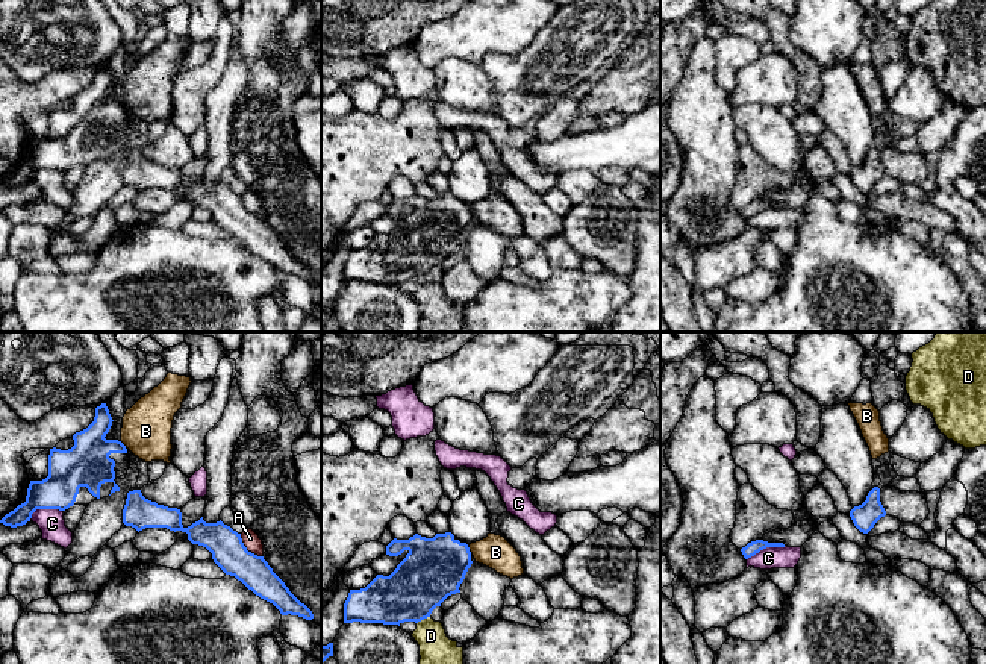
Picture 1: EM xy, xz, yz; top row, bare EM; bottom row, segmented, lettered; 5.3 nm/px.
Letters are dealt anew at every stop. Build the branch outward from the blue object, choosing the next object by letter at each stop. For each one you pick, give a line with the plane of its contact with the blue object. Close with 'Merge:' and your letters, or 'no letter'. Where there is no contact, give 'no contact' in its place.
Merge: no letter

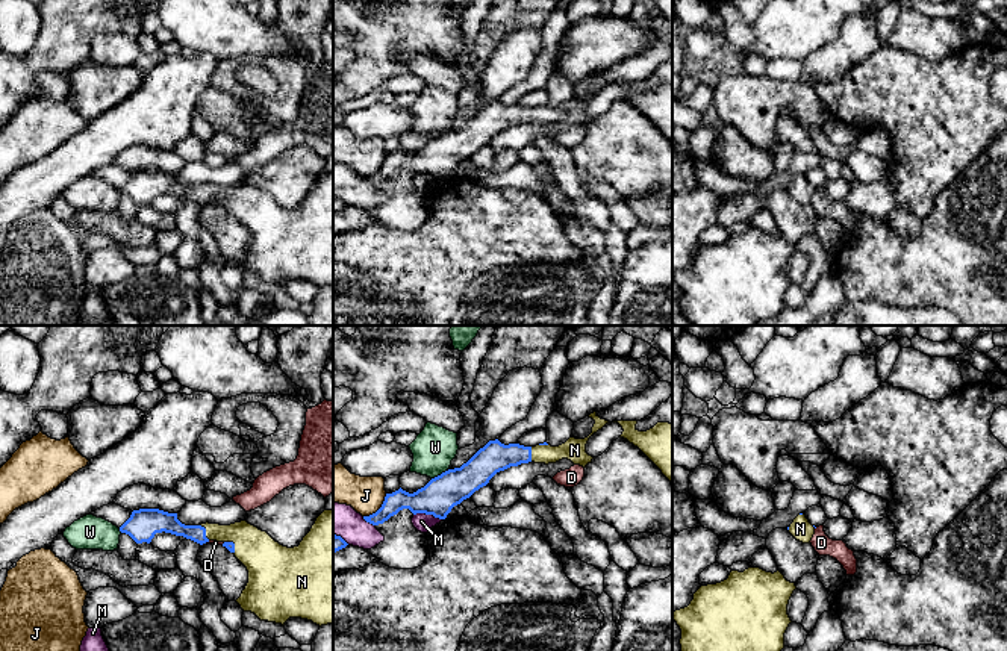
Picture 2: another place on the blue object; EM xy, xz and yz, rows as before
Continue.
Merge: no letter

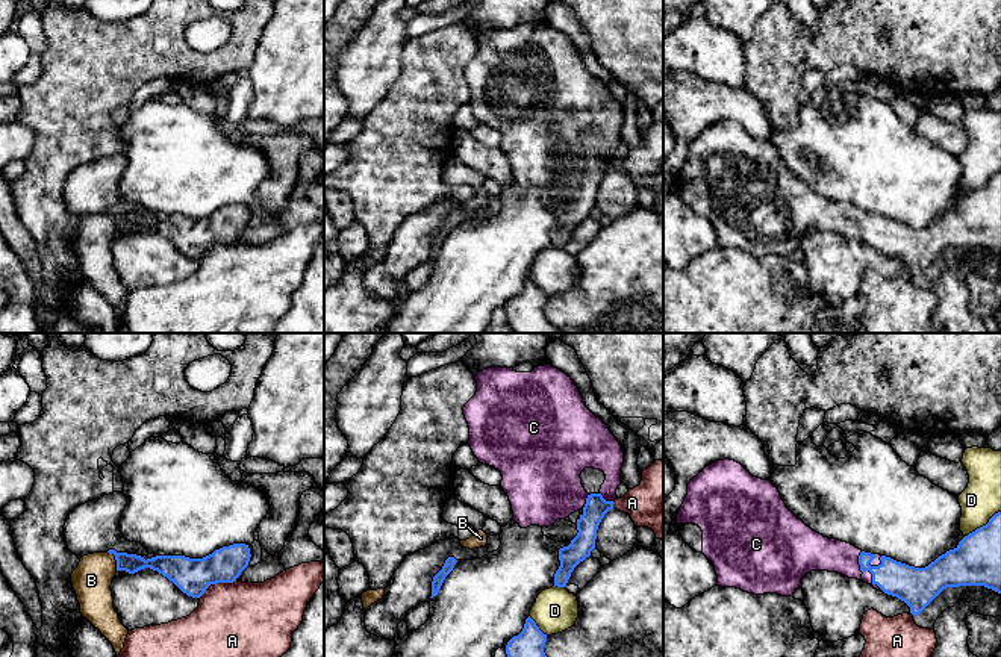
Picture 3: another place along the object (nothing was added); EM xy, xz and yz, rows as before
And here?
C: meets blue in yz
Merge: C

